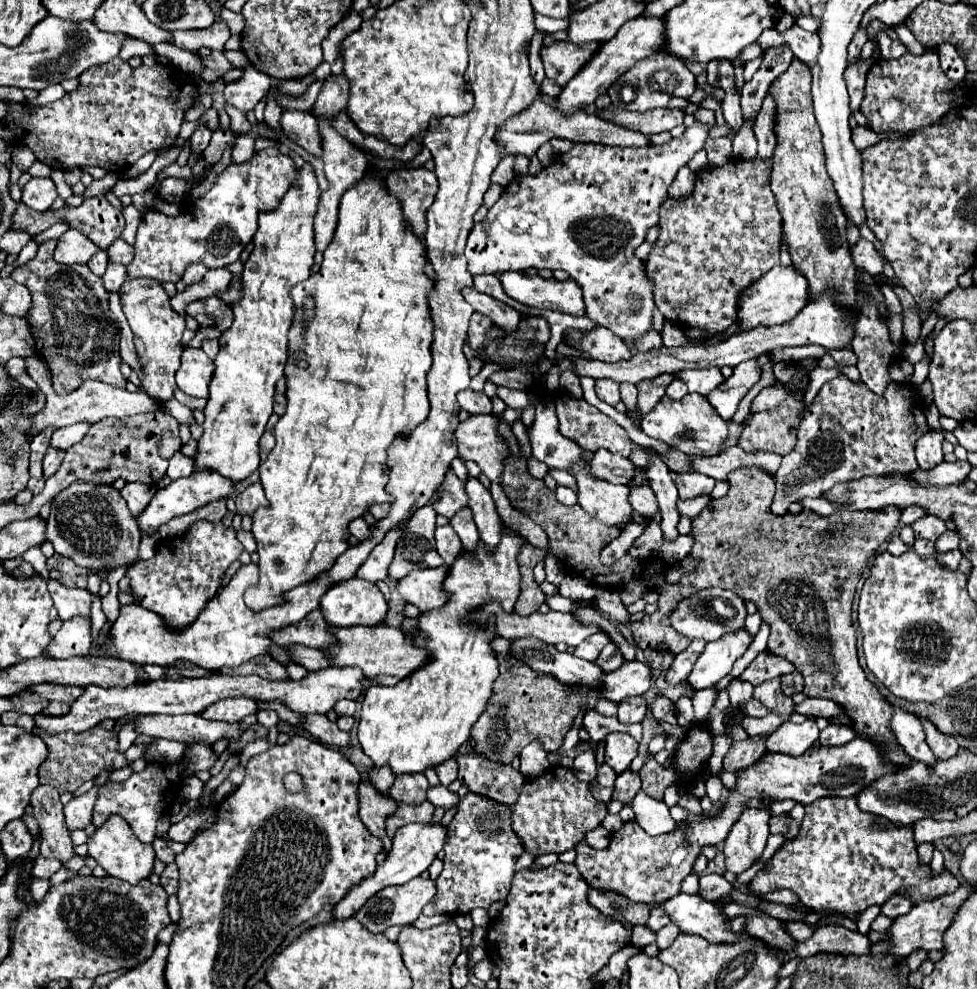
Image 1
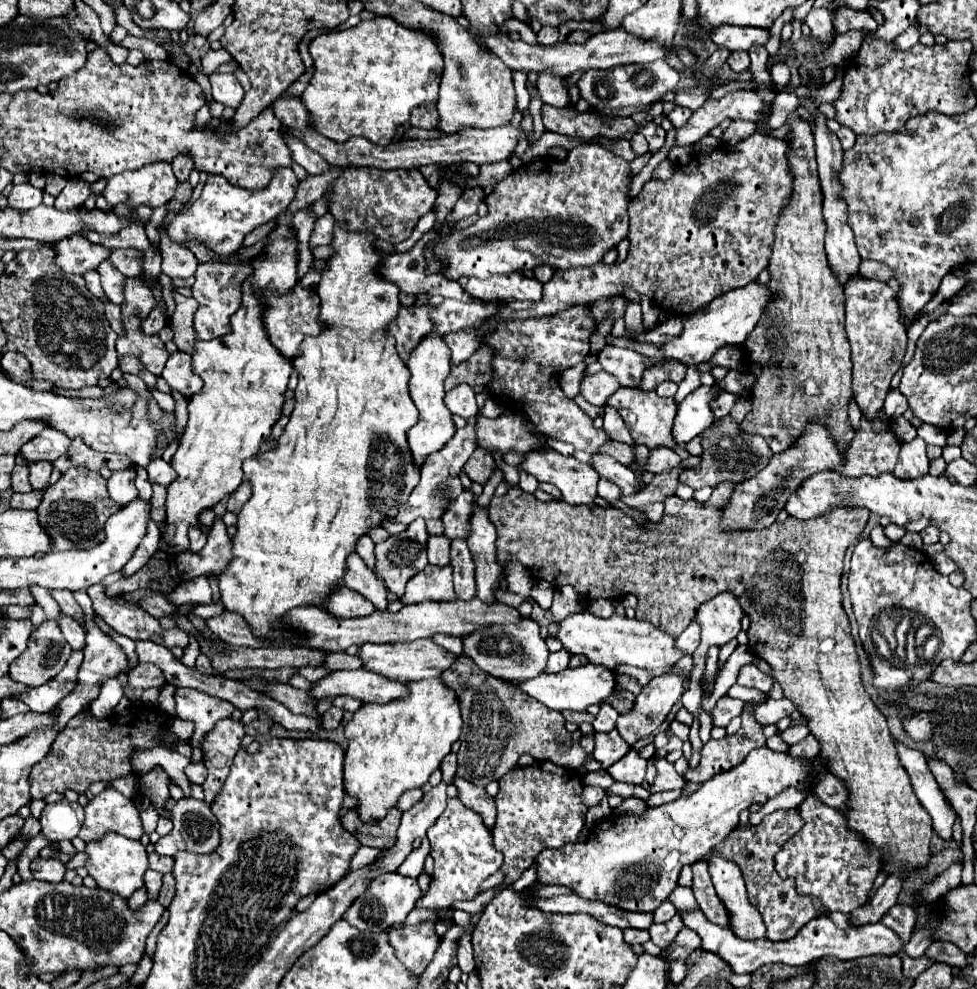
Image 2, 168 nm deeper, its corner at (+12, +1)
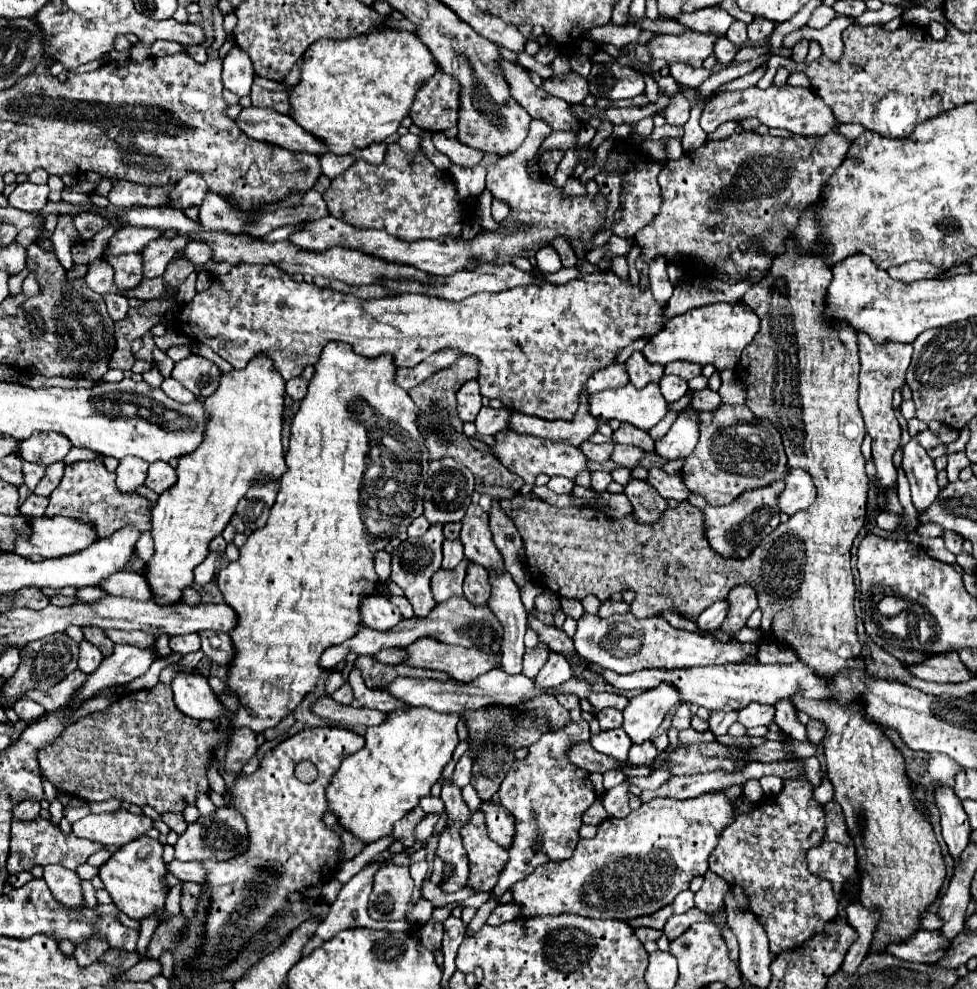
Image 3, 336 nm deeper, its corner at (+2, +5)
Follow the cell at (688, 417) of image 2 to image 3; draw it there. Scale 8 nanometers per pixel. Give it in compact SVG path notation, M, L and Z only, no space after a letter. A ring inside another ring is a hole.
M684 409L680 411L678 419L670 427L670 431L656 441L656 453L666 457L666 459L678 459L678 457L688 457L700 437L700 419L698 419L696 409Z

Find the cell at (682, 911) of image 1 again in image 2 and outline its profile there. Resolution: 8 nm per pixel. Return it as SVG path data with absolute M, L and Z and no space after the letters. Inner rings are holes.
M700 909L692 911L692 913L682 913L682 919L684 919L686 927L694 929L700 935L702 949L722 957L734 973L754 973L754 969L760 969L762 965L768 965L768 963L800 967L800 965L808 965L808 963L812 963L820 957L826 957L826 955L834 955L838 959L858 959L858 957L866 957L866 955L888 955L890 957L890 955L898 955L900 951L904 951L900 937L882 923L872 923L872 925L864 925L858 929L838 929L830 917L818 917L810 923L806 923L798 931L798 935L792 937L790 941L772 943L768 939L742 941L742 939L734 937L734 933L730 933L730 929L718 927L718 925L706 921L706 917L702 917Z

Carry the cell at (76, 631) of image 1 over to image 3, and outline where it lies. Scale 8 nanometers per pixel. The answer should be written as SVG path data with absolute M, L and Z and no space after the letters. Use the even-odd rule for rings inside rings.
M56 633L50 637L44 637L40 641L32 641L26 647L20 649L20 667L18 671L6 681L2 687L2 693L6 697L18 697L20 693L28 689L50 689L58 681L62 681L66 675L70 675L78 667L78 643L70 639L66 633Z

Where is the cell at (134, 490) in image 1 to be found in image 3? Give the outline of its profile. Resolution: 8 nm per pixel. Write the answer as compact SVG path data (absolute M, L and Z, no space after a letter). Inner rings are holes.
M124 457L116 469L116 487L124 493L134 493L146 481L148 463L140 457Z

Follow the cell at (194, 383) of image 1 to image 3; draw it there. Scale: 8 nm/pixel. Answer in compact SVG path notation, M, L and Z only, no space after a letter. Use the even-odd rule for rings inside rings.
M196 353L174 363L174 371L172 371L172 377L180 381L196 397L208 397L210 393L214 393L218 387L218 375L220 369L212 361Z

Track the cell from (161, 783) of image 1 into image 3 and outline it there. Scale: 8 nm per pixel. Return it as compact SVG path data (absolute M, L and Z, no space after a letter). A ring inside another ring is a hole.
M120 807L118 811L110 813L90 813L82 821L76 821L72 825L72 831L76 837L102 845L126 845L152 827L154 821L150 817L136 815Z

